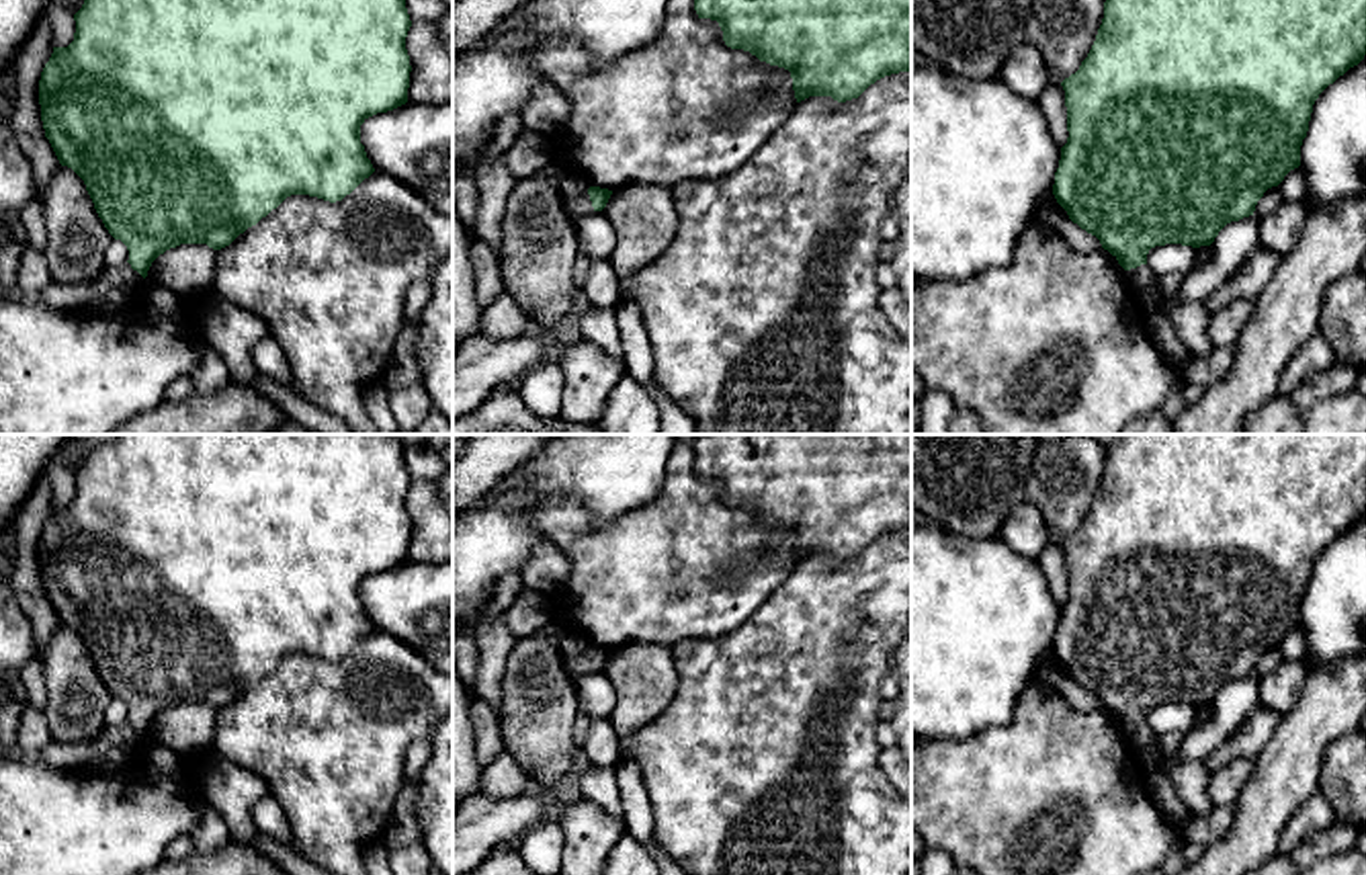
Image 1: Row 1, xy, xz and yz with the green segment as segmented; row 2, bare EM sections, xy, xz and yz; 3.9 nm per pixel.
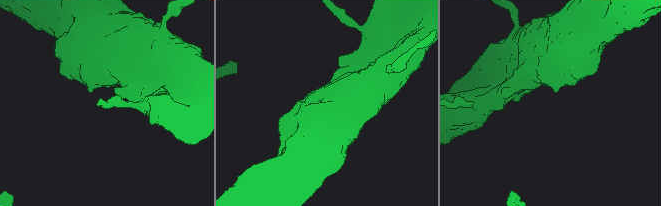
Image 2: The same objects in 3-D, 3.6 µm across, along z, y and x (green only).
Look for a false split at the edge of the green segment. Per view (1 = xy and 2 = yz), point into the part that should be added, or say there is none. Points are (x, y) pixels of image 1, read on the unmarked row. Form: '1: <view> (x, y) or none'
1: xy (115, 746)
2: yz (1190, 779)

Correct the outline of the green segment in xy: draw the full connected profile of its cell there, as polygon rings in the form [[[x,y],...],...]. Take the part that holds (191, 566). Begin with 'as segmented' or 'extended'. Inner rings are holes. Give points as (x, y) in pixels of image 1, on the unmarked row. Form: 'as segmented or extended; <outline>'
extended; [[[115,434],[96,447],[74,473],[76,492],[68,506],[53,506],[39,539],[39,564],[45,596],[61,625],[72,627],[86,643],[98,676],[115,699],[129,709],[129,719],[106,727],[92,740],[90,770],[109,773],[135,760],[135,748],[152,721],[180,703],[229,705],[291,654],[309,654],[330,662],[350,654],[375,627],[360,602],[360,584],[408,561],[410,514],[405,496],[412,486],[405,467],[405,445],[397,434]]]

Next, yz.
extended; [[[1116,434],[1104,477],[1079,529],[1061,541],[1067,602],[1053,654],[1069,678],[1096,695],[1126,730],[1145,773],[1165,773],[1190,820],[1214,809],[1202,760],[1153,754],[1159,736],[1147,725],[1155,705],[1210,705],[1219,691],[1253,674],[1257,660],[1300,625],[1300,605],[1319,553],[1366,514],[1366,434]]]

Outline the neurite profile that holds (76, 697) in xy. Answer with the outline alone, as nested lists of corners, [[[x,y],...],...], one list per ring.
[[[68,625],[51,635],[43,658],[47,686],[45,719],[53,740],[92,742],[104,730],[104,711],[113,699],[84,639]]]

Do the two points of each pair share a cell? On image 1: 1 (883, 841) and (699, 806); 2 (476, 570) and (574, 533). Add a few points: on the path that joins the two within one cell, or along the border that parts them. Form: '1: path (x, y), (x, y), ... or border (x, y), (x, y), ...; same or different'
1: path (855, 755), (863, 662), (838, 662), (781, 720); same
2: border (582, 507), (551, 498), (535, 521); different

